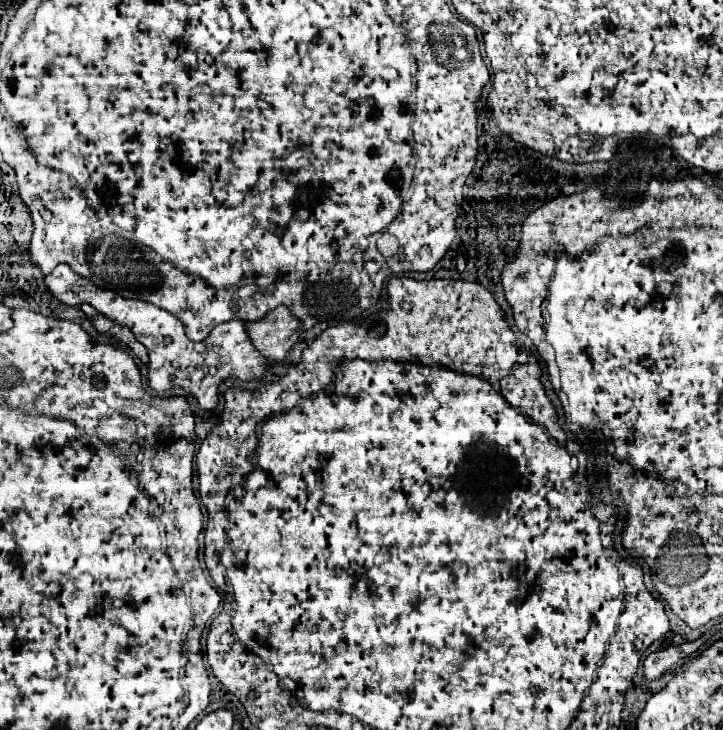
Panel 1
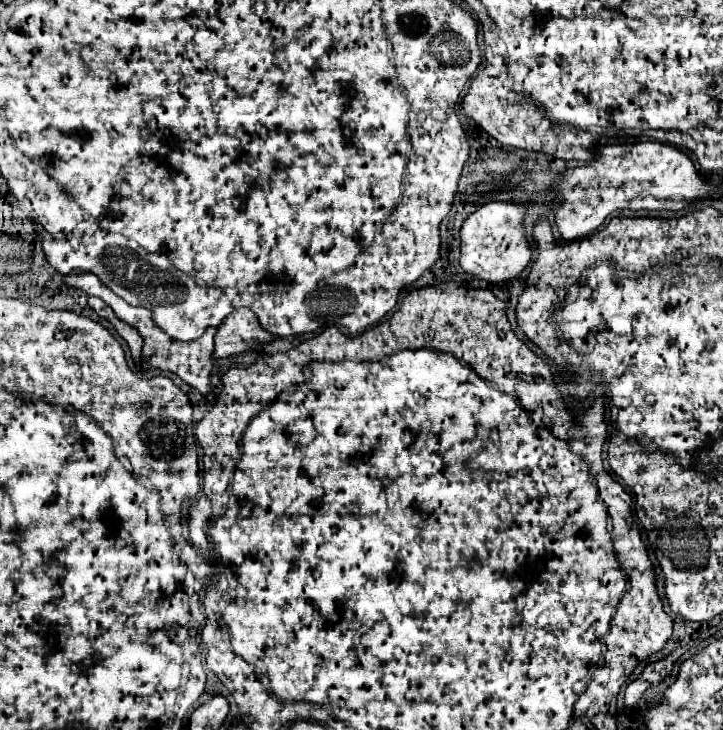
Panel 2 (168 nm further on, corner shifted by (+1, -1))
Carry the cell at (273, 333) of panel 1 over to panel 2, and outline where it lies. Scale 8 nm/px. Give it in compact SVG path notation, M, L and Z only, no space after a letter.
M238 308L222 320L222 326L216 328L214 338L214 358L226 358L252 350L264 342L270 342L274 336L258 326L256 316L248 308Z

